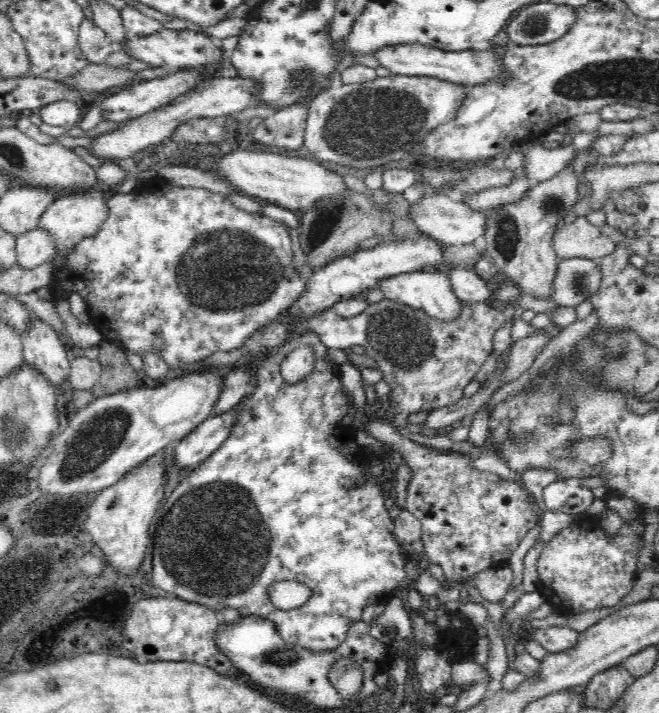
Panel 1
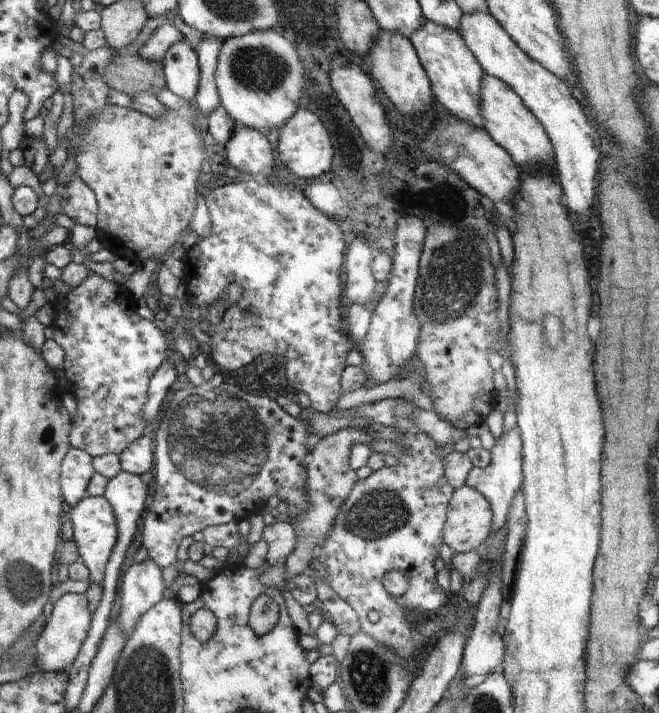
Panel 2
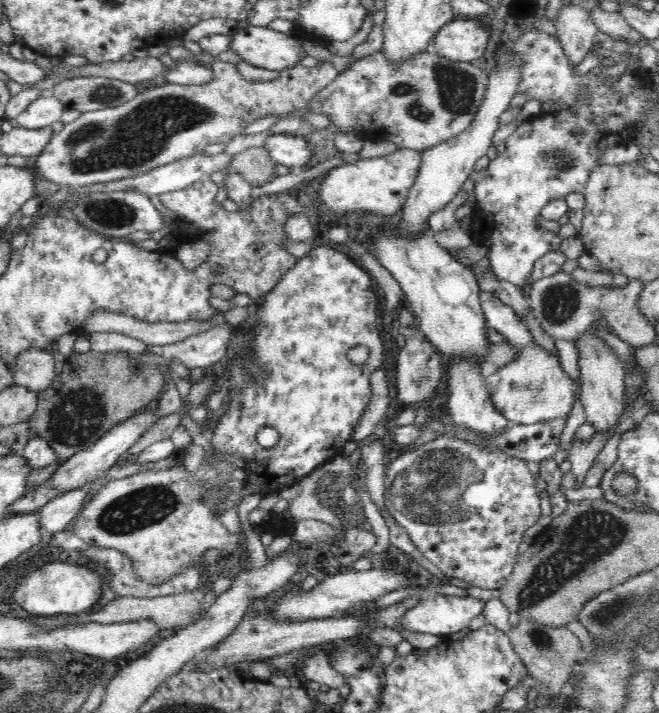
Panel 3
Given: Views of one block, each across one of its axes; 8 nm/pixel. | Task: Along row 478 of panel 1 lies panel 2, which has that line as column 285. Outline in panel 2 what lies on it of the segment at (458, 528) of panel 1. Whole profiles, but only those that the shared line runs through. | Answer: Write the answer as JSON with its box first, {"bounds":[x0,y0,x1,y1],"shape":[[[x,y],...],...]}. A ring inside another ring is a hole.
{"bounds":[142,382,310,570],"shape":[[[223,382],[219,388],[209,390],[206,386],[196,387],[191,385],[184,390],[178,390],[174,396],[171,396],[168,408],[162,412],[158,430],[151,433],[154,444],[154,479],[151,484],[151,495],[146,504],[146,518],[142,522],[144,530],[142,530],[142,548],[146,550],[146,554],[158,568],[163,570],[166,567],[176,564],[179,560],[177,552],[179,544],[186,537],[192,537],[195,532],[201,532],[213,525],[222,525],[228,522],[239,523],[242,518],[248,519],[258,512],[263,512],[270,496],[278,496],[281,501],[288,504],[288,514],[285,520],[296,522],[296,518],[300,516],[302,510],[308,510],[310,502],[306,496],[306,462],[309,457],[308,451],[308,425],[305,420],[292,418],[288,412],[285,412],[280,406],[268,396],[252,396],[248,392],[244,392],[239,386],[234,384],[226,384]]]}

